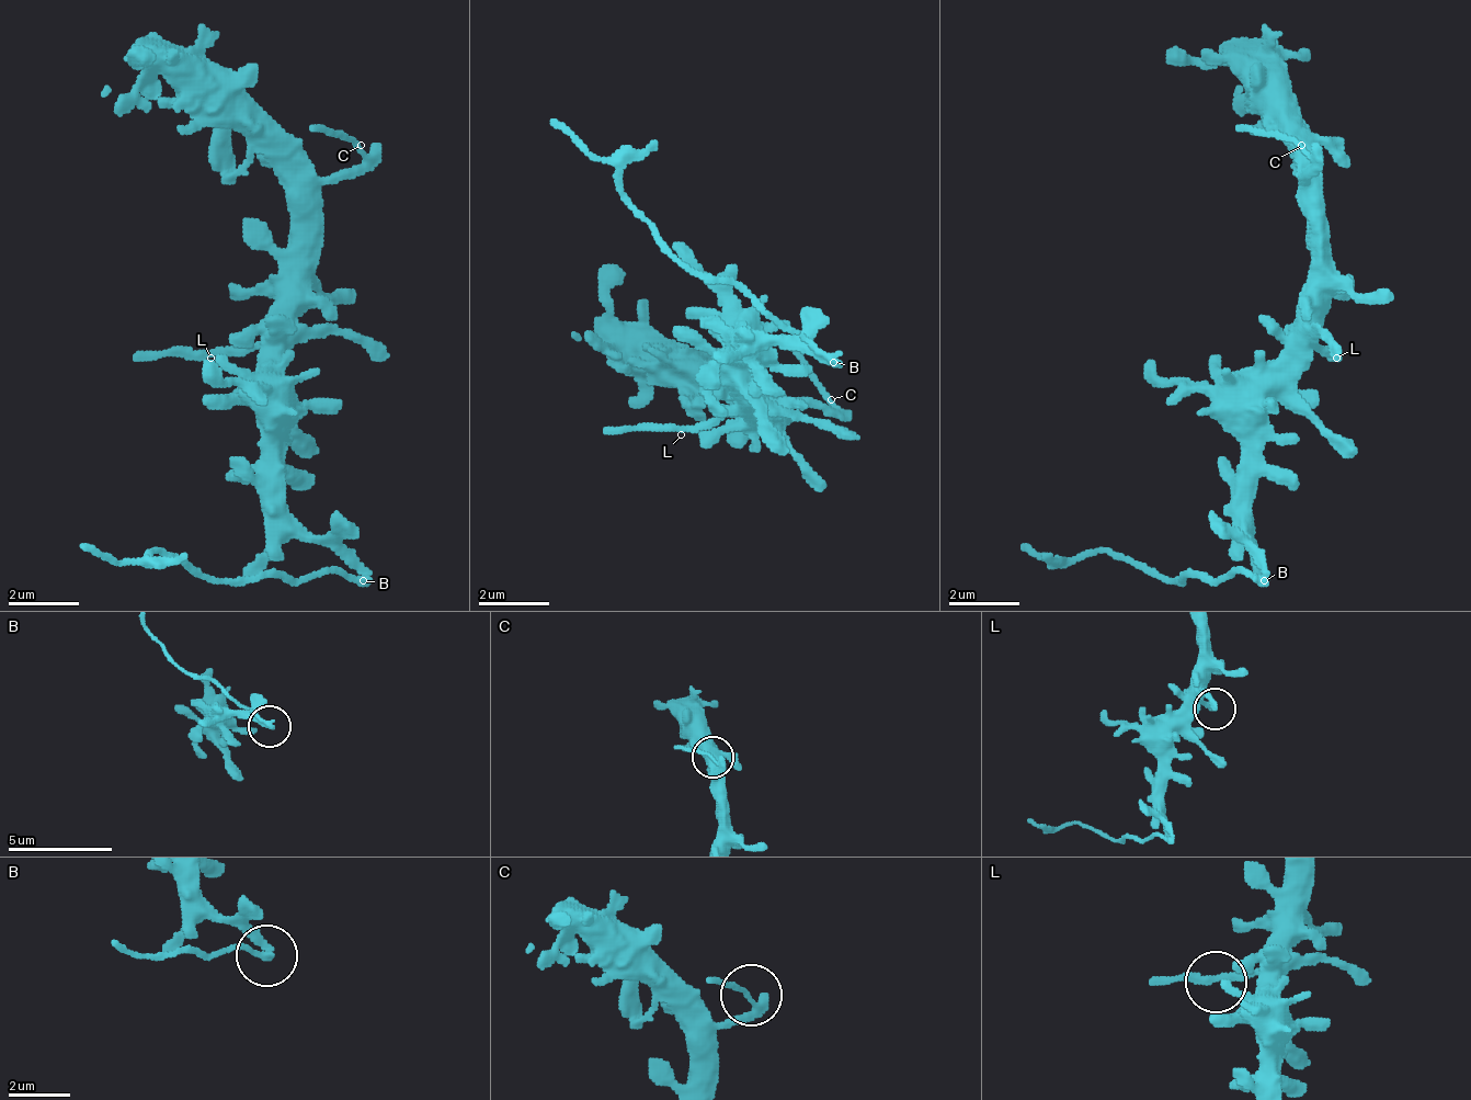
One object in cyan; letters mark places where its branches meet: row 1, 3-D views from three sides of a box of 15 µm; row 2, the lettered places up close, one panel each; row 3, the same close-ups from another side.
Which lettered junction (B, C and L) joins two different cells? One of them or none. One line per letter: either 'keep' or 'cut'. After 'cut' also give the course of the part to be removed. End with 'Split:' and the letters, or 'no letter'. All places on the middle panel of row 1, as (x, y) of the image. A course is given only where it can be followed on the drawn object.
B: cut | (831, 364), (672, 249), (637, 205), (609, 160), (548, 116)
C: keep
L: keep
Split: B

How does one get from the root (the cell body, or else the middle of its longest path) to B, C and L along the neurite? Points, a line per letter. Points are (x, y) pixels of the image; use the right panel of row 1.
B: (1257, 437), (1257, 499), (1249, 508), (1249, 552), (1266, 578)
C: (1257, 437), (1266, 419), (1266, 366), (1301, 322), (1301, 286), (1310, 278), (1310, 162), (1301, 145)
L: (1257, 437), (1257, 428), (1266, 419), (1266, 393), (1275, 384), (1275, 375), (1301, 349), (1327, 349), (1336, 358)

